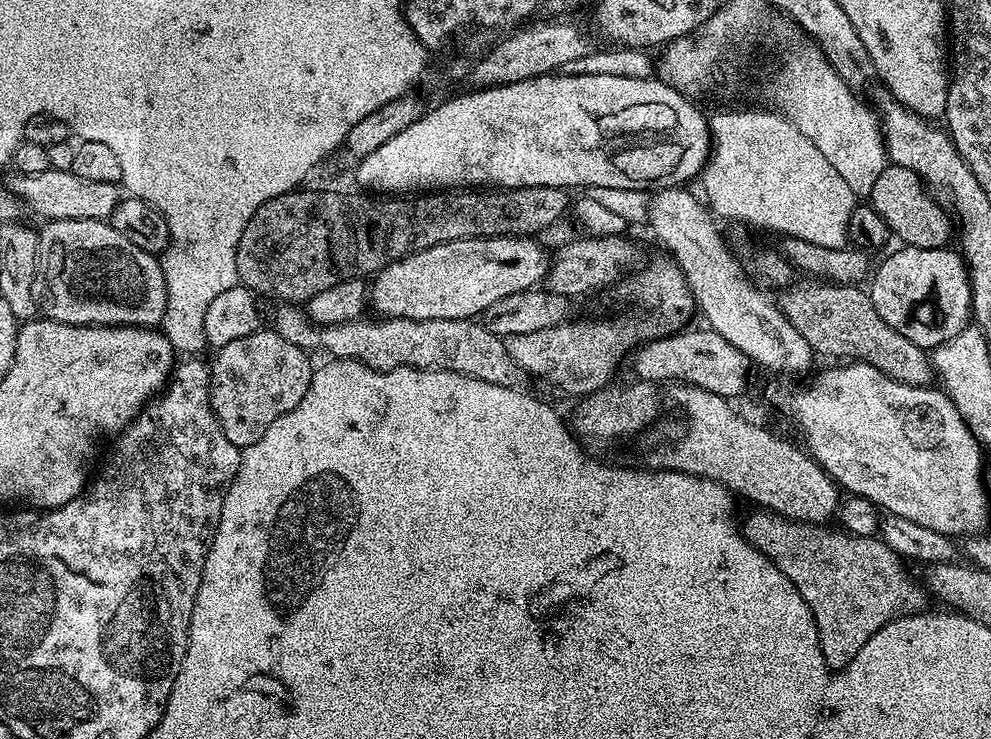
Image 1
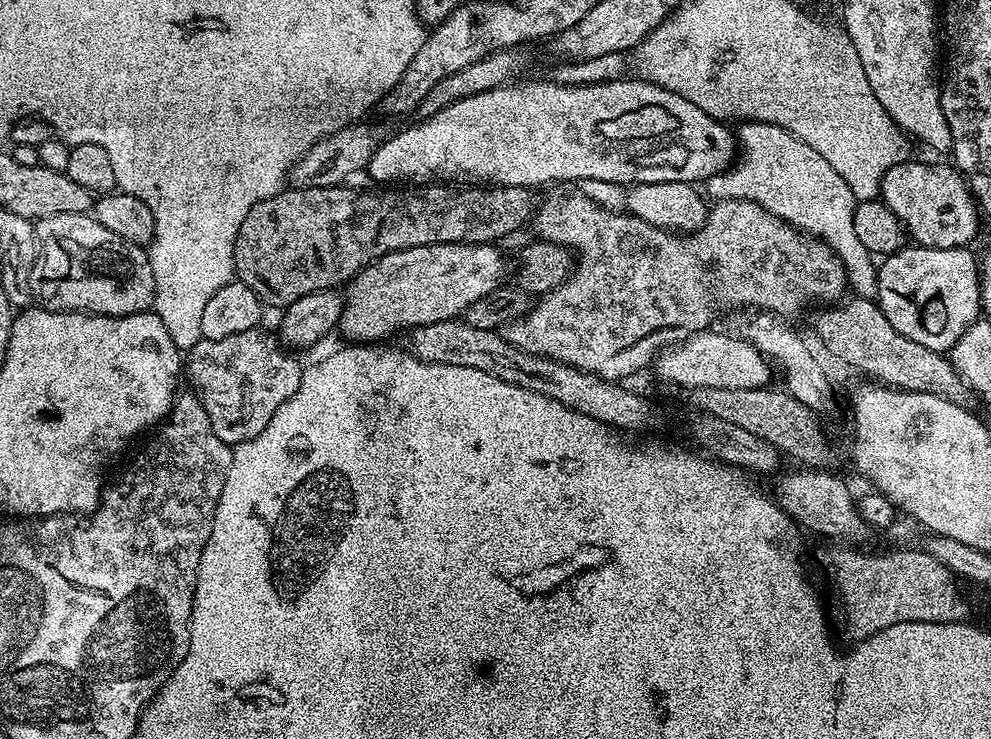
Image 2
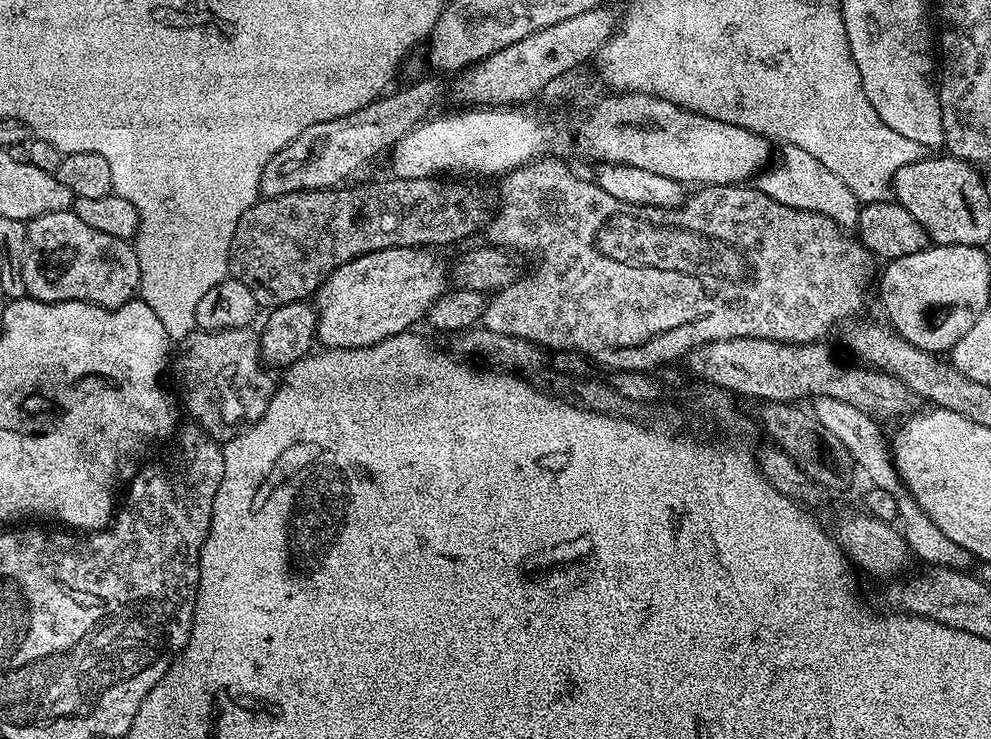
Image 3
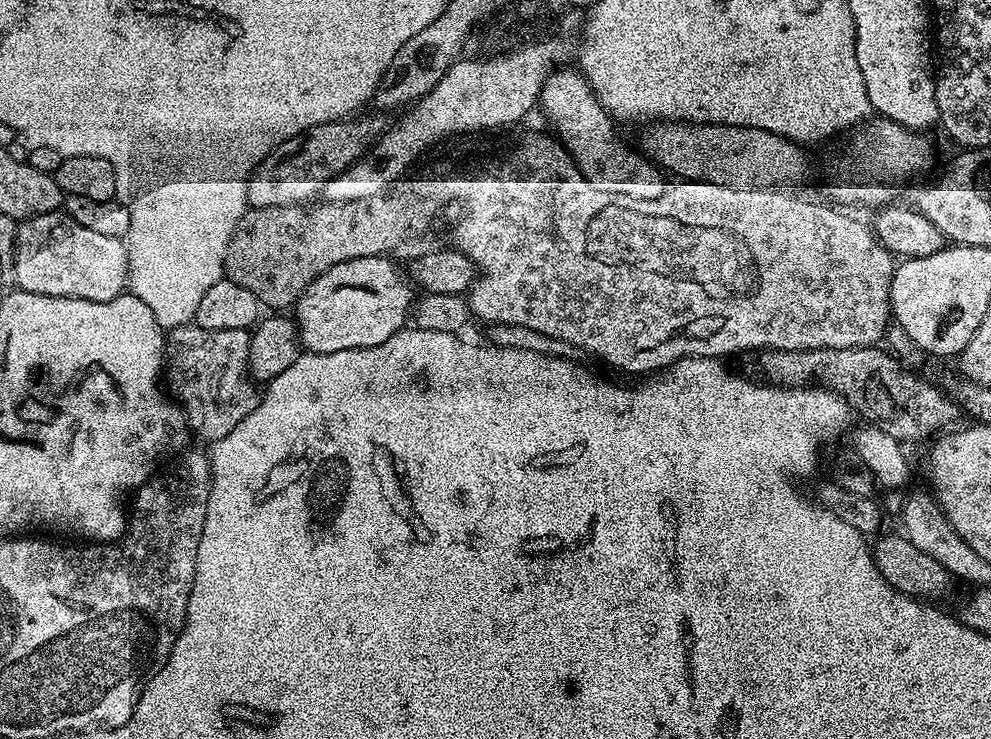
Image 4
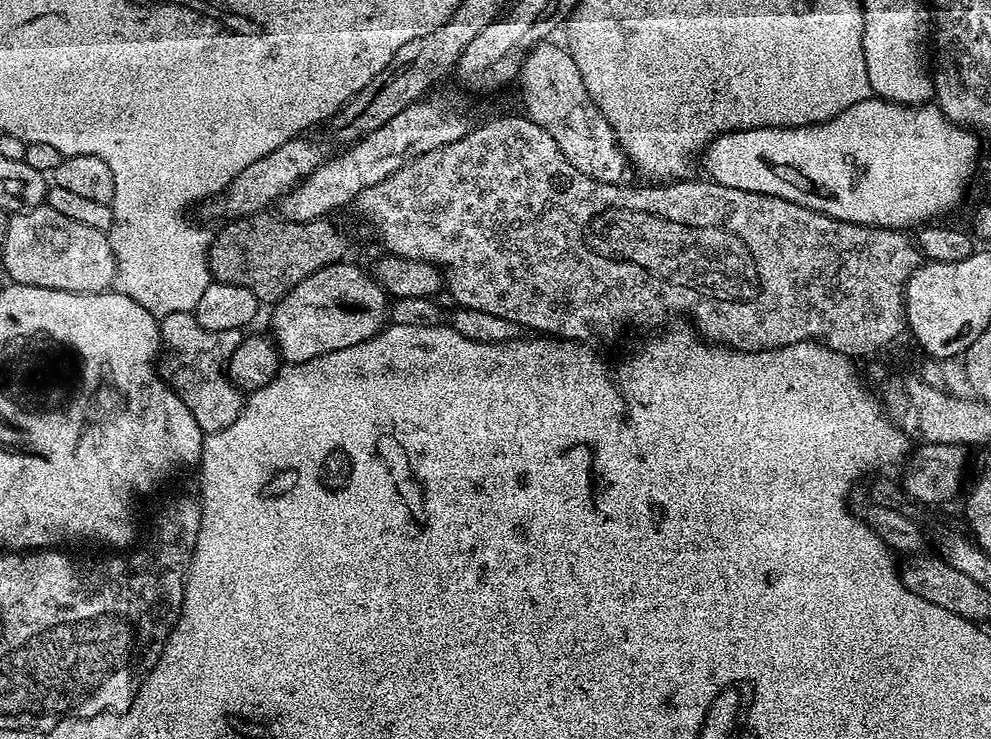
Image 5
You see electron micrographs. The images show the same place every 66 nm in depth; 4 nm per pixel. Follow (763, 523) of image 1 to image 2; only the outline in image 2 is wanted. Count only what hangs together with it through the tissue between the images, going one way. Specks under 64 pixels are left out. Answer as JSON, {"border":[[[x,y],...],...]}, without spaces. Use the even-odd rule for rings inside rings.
{"border":[[[828,546],[832,548],[828,548],[825,550],[824,553],[820,556],[820,564],[824,567],[824,572],[828,576],[832,576],[832,584],[836,587],[836,604],[840,607],[840,628],[844,631],[844,636],[848,640],[852,640],[851,642],[859,642],[862,640],[867,640],[868,637],[873,636],[874,634],[878,634],[882,630],[886,630],[890,626],[898,626],[902,622],[938,622],[939,624],[963,624],[965,621],[969,619],[968,616],[968,600],[964,597],[964,592],[960,587],[962,587],[961,581],[953,574],[953,572],[948,569],[946,566],[942,566],[942,562],[938,562],[938,558],[934,558],[927,552],[926,550],[920,550],[920,552],[915,552],[912,548],[900,548],[897,552],[864,552],[868,550],[861,550],[859,547],[856,546]]]}

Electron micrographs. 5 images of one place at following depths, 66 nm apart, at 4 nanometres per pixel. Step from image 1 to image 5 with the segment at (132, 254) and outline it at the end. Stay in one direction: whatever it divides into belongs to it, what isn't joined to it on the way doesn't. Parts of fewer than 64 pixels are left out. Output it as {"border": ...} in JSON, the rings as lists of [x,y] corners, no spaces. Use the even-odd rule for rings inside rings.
{"border":[[[50,207],[11,213],[2,244],[11,283],[67,292],[106,292],[116,283],[116,255],[107,235]]]}

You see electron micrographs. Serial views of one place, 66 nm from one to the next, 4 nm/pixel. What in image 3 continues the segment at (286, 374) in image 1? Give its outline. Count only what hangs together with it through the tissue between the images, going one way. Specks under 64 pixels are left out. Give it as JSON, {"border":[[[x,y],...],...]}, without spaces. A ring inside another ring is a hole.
{"border":[[[255,327],[235,328],[221,332],[191,332],[185,340],[179,341],[177,350],[170,360],[170,376],[176,379],[175,391],[179,403],[189,412],[191,419],[199,428],[217,442],[233,440],[237,434],[258,423],[270,406],[272,395],[278,387],[273,369],[267,367],[260,354],[260,334]]]}

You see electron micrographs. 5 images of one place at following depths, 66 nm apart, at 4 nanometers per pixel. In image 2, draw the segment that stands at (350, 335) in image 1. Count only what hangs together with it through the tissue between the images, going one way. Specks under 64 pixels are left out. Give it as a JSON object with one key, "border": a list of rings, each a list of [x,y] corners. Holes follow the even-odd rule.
{"border":[[[457,318],[413,328],[410,336],[410,351],[419,360],[446,366],[474,366],[474,370],[486,370],[486,374],[494,374],[494,378],[502,378],[502,382],[522,386],[534,394],[544,395],[548,392],[548,388],[540,388],[540,384],[544,384],[544,376],[540,376],[540,372],[532,368],[532,364],[536,364],[536,356],[518,350],[513,344],[506,342],[499,331],[478,330]]]}

